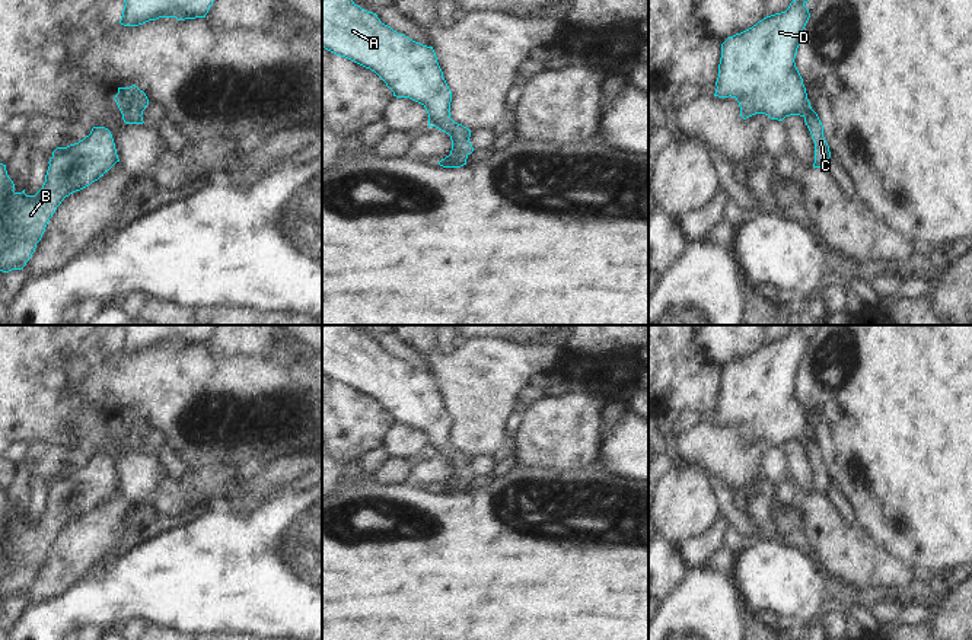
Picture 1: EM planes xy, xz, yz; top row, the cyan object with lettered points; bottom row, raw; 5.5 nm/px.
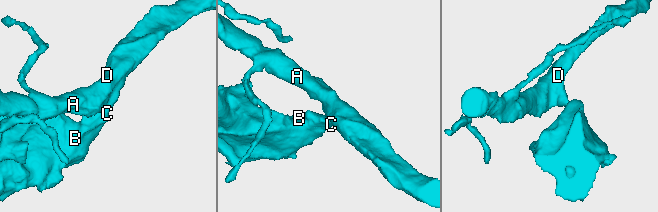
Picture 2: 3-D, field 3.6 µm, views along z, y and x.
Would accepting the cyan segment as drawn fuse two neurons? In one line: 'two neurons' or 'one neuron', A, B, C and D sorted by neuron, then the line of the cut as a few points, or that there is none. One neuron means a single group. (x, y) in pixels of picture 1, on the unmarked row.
one neuron | A B C D | no cut

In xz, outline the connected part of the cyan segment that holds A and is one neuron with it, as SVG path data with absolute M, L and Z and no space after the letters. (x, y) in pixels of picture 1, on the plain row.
M322 325L322 375L345 383L375 398L396 424L409 424L421 430L428 440L428 453L436 453L450 462L450 481L439 488L443 494L466 491L474 478L469 468L471 456L450 445L452 417L437 389L433 373L423 372L398 360L380 348L376 340L357 332L353 325Z

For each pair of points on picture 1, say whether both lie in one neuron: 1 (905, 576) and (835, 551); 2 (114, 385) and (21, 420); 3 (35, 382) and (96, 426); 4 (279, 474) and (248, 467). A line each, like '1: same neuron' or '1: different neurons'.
1: same neuron
2: different neurons
3: different neurons
4: different neurons

